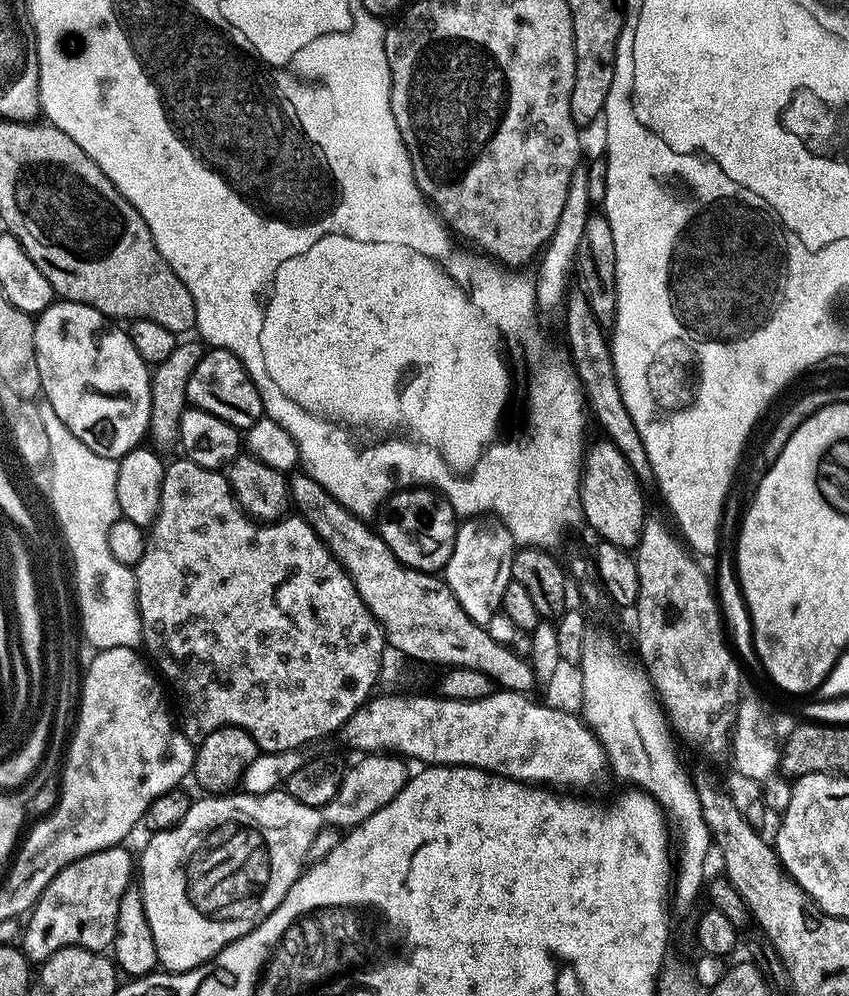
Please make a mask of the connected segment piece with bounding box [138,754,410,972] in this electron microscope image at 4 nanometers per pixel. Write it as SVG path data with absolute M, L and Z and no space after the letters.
M364 754L359 759L348 773L339 777L338 794L321 808L298 802L286 790L261 796L251 796L243 790L231 794L208 794L203 797L205 800L193 799L189 803L182 822L147 837L149 840L140 856L138 852L138 891L150 934L154 934L159 967L163 971L189 972L203 968L215 961L217 954L228 944L253 932L280 905L282 898L286 898L290 886L294 886L304 871L304 855L319 831L356 828L366 822L370 814L389 804L408 781L410 769L399 755Z

